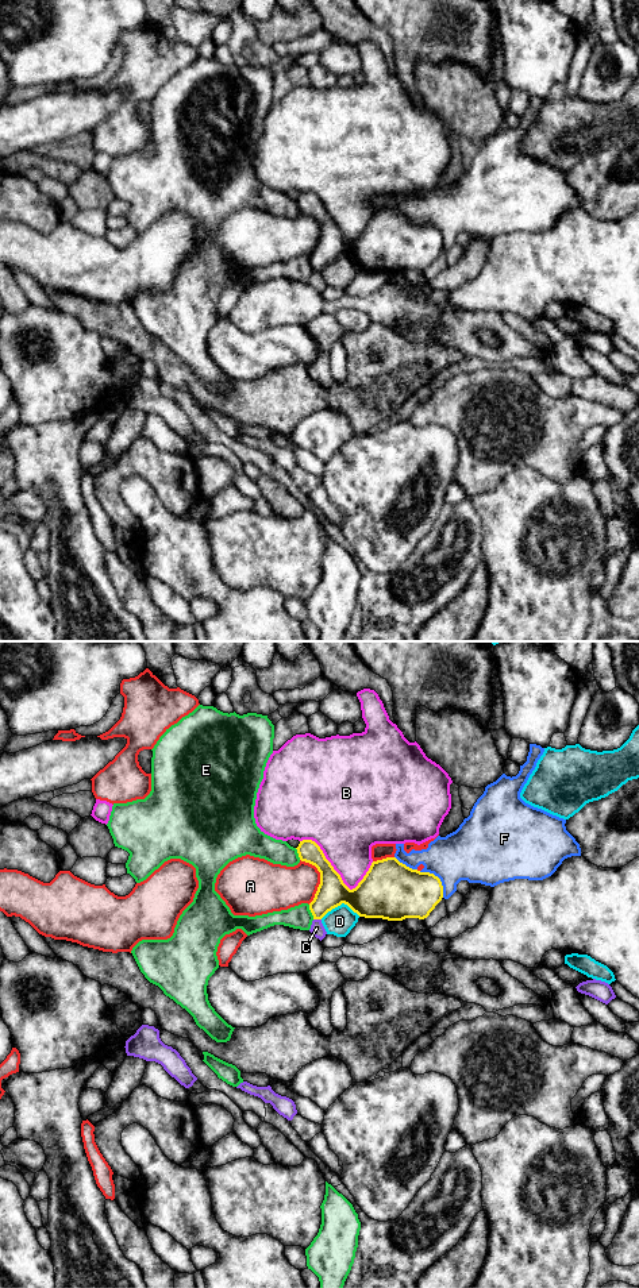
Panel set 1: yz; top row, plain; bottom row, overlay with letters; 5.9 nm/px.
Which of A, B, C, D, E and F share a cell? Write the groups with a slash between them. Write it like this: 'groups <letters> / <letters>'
groups A F / B / C / D / E

